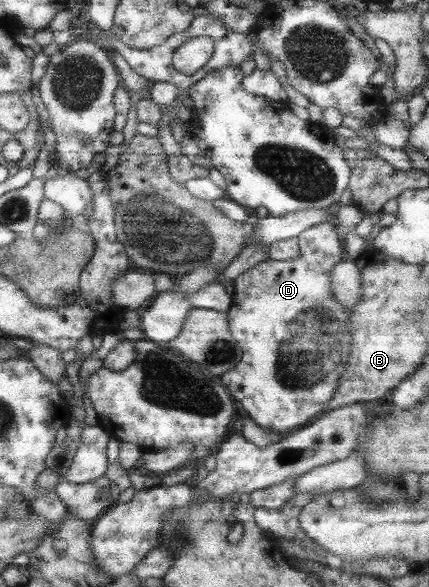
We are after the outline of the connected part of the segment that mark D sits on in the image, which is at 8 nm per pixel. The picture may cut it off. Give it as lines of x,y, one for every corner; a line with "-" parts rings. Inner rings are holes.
331,219
316,223
311,227
307,227
297,236
299,256
293,260
272,260
265,258
253,267
250,267
245,273
238,275
232,280
233,292
231,296
231,305
226,311
227,329
240,347
241,355
239,361
234,367
225,371
219,376
223,384
226,384
227,391
230,391
231,397
239,403
241,412
247,416
255,425
258,425
265,432
288,433
305,426
315,417
321,414
323,404
330,398
334,392
337,378
341,375
344,363
347,361
348,351
350,348
351,336
347,331
347,310
341,305
335,296
331,294
331,283
329,283
328,273
335,263
339,263
343,255
343,244
340,237
336,234
335,226

